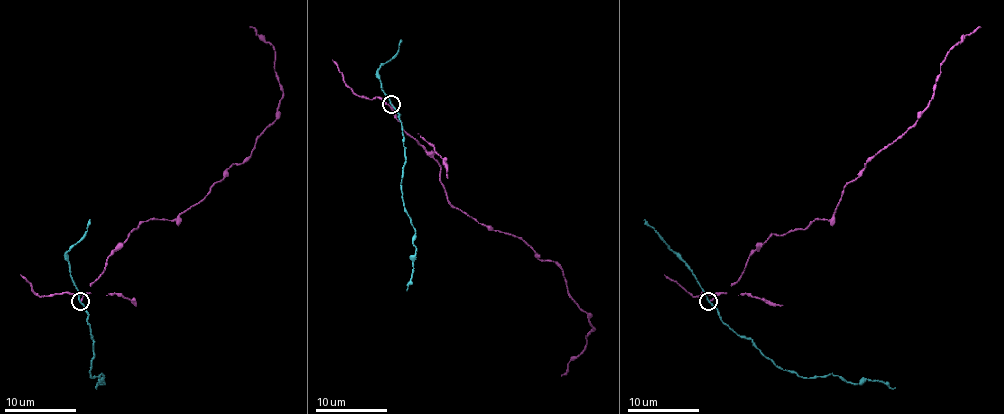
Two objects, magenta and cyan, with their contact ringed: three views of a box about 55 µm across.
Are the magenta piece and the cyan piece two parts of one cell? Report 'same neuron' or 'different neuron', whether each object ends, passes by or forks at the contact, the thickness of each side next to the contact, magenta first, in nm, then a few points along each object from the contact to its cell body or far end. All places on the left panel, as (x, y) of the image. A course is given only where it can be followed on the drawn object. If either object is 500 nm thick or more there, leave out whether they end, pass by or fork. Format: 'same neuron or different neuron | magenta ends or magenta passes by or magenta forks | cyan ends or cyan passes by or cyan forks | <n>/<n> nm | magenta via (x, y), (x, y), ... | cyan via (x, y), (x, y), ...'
different neuron | magenta ends | cyan passes by | 140/150 nm | magenta via (80, 301), (129, 234), (196, 205), (275, 119), (282, 92), (275, 48), (250, 27) | cyan via (80, 301), (91, 332), (89, 371), (93, 378), (104, 375), (104, 384), (100, 380), (95, 387)

